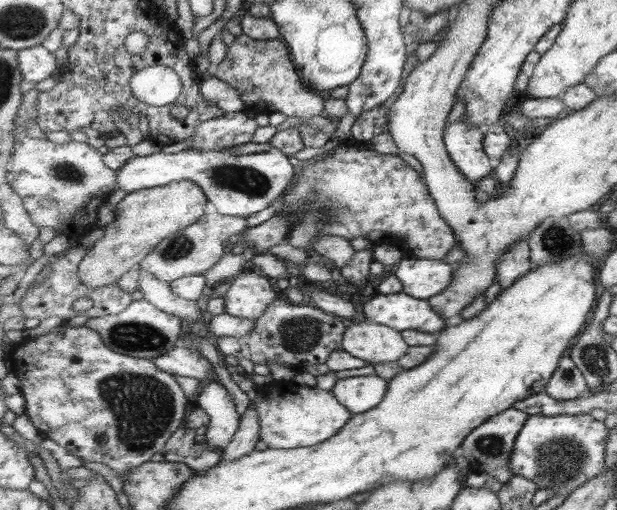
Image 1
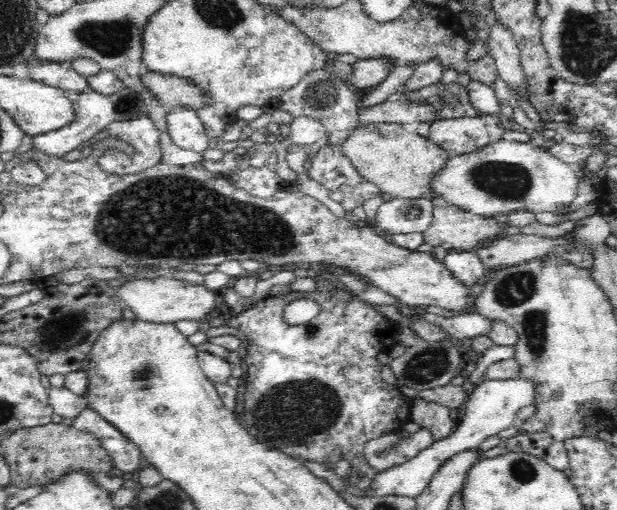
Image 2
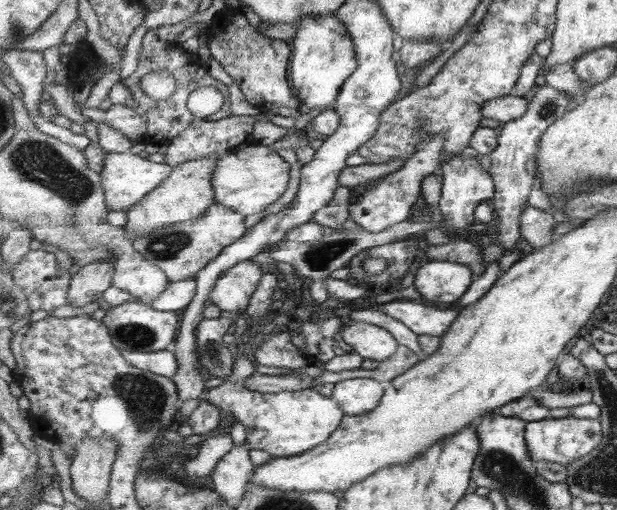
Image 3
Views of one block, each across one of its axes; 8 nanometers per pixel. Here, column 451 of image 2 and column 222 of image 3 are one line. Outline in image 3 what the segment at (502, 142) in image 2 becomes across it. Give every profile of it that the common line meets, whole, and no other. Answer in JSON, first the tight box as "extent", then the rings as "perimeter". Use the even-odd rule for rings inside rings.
{"extent":[212,143,291,216],"perimeter":[[[258,143],[221,156],[212,175],[212,186],[217,203],[251,216],[265,212],[267,206],[277,202],[287,192],[289,178],[291,165],[285,162],[285,157],[279,156],[271,146]]]}

